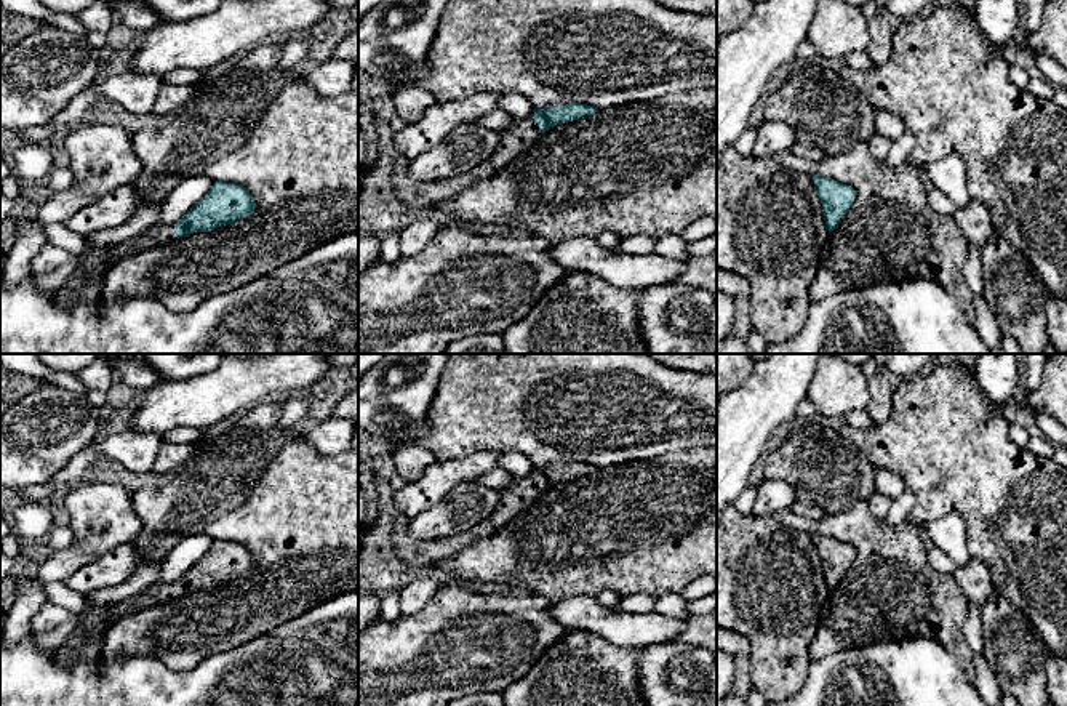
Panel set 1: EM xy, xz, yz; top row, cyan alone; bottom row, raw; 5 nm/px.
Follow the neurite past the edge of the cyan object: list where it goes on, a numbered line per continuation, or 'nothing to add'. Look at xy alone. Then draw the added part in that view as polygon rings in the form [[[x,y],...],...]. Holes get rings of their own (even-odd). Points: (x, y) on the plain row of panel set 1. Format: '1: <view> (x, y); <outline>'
1: xy (80, 644); [[[176,583],[166,584],[152,584],[142,594],[136,596],[128,605],[125,604],[114,604],[110,607],[110,618],[104,629],[99,632],[88,634],[82,628],[75,628],[70,637],[64,642],[59,650],[61,661],[74,661],[75,658],[96,658],[102,652],[104,634],[112,626],[112,623],[123,615],[133,610],[142,610],[152,607],[155,604],[165,602],[168,599],[176,599]]]

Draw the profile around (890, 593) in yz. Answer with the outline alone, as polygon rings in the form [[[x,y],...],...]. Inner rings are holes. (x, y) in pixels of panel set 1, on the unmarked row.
[[[856,501],[849,509],[824,514],[819,520],[805,519],[793,511],[781,511],[776,517],[789,528],[832,536],[856,549],[853,565],[838,586],[825,594],[825,612],[809,644],[811,661],[845,648],[929,637],[941,642],[969,677],[974,676],[974,653],[965,637],[969,600],[955,575],[939,573],[928,564],[925,523],[905,519],[899,525],[888,525],[885,519],[870,514],[869,501]]]

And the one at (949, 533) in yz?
[[[952,512],[937,520],[926,522],[923,530],[928,544],[942,549],[957,565],[966,565],[973,560],[968,549],[968,530],[961,515]]]

